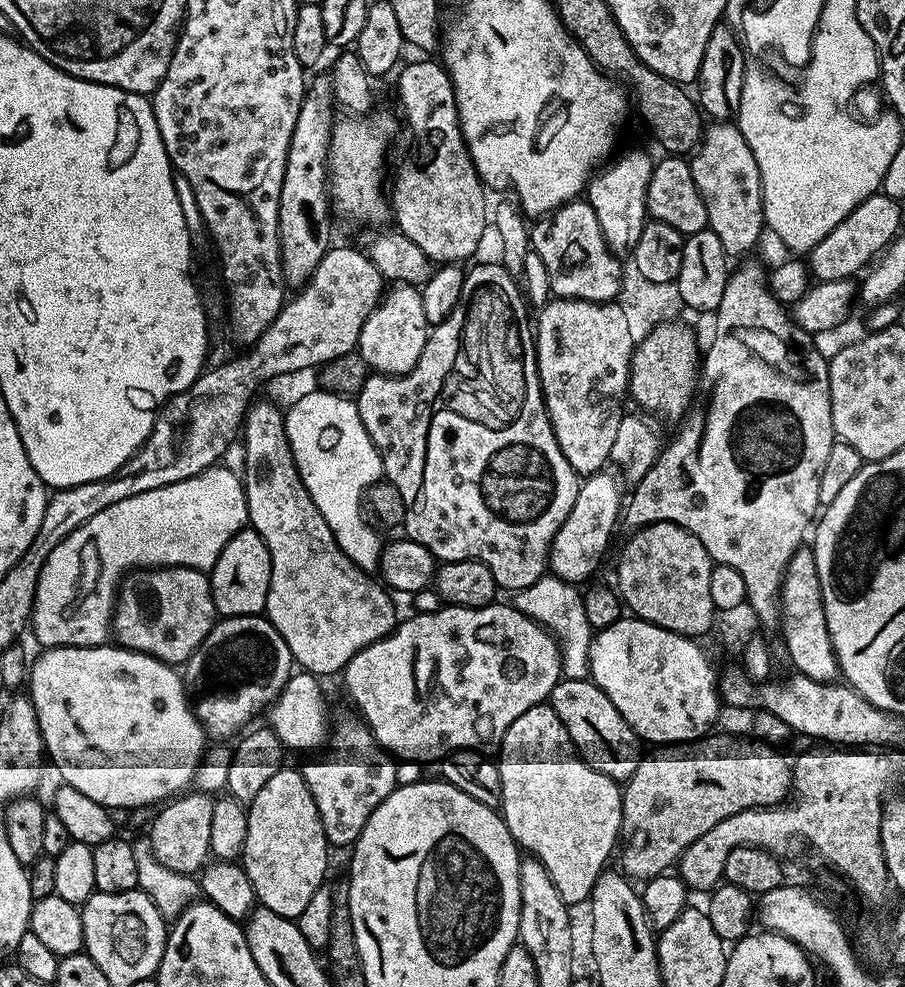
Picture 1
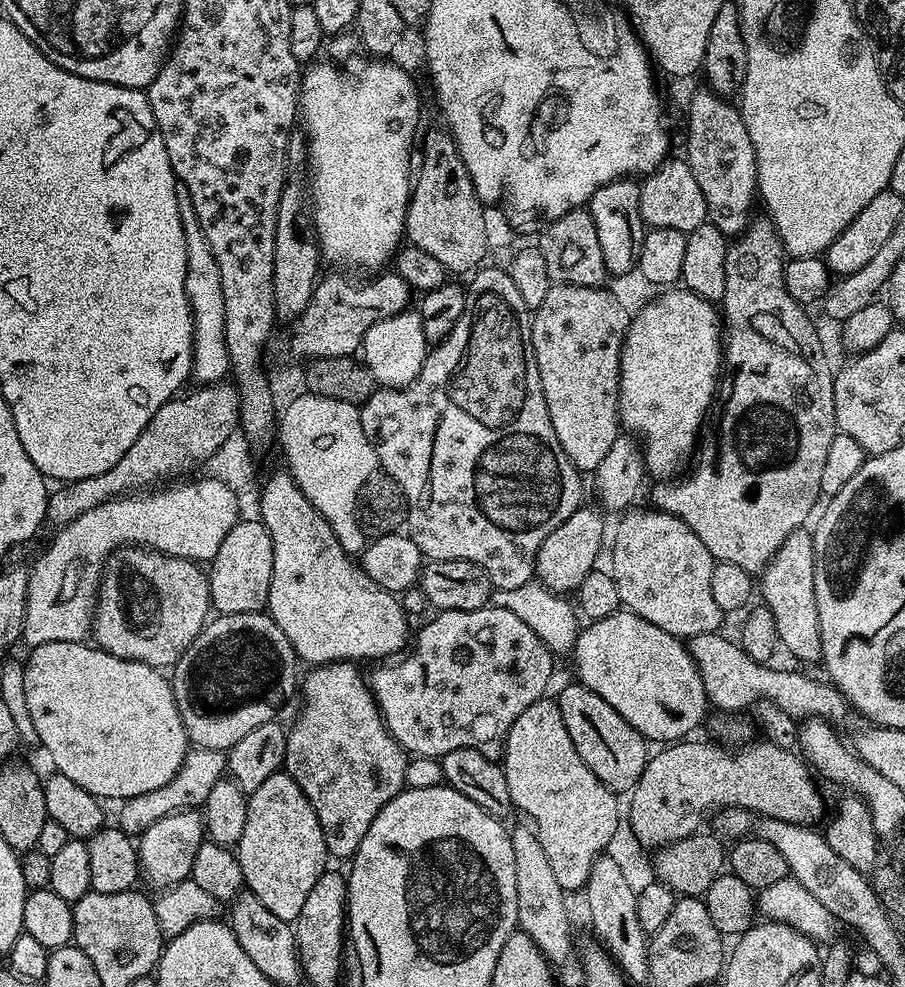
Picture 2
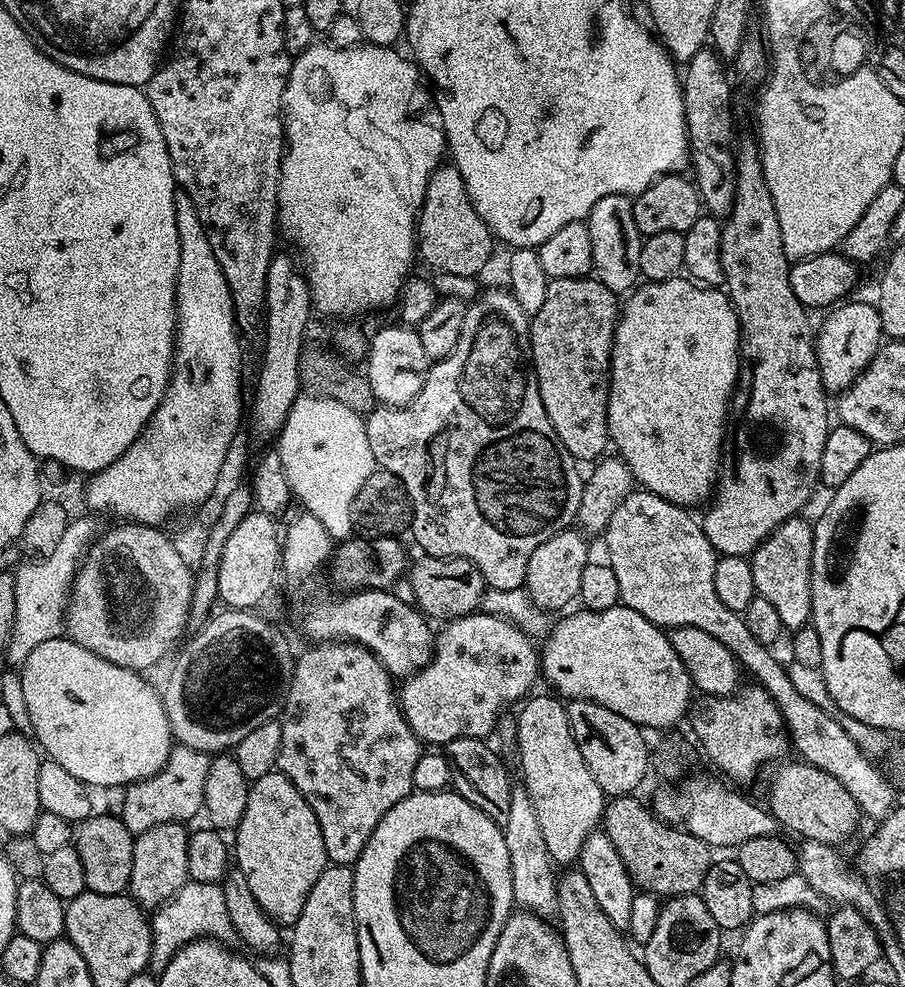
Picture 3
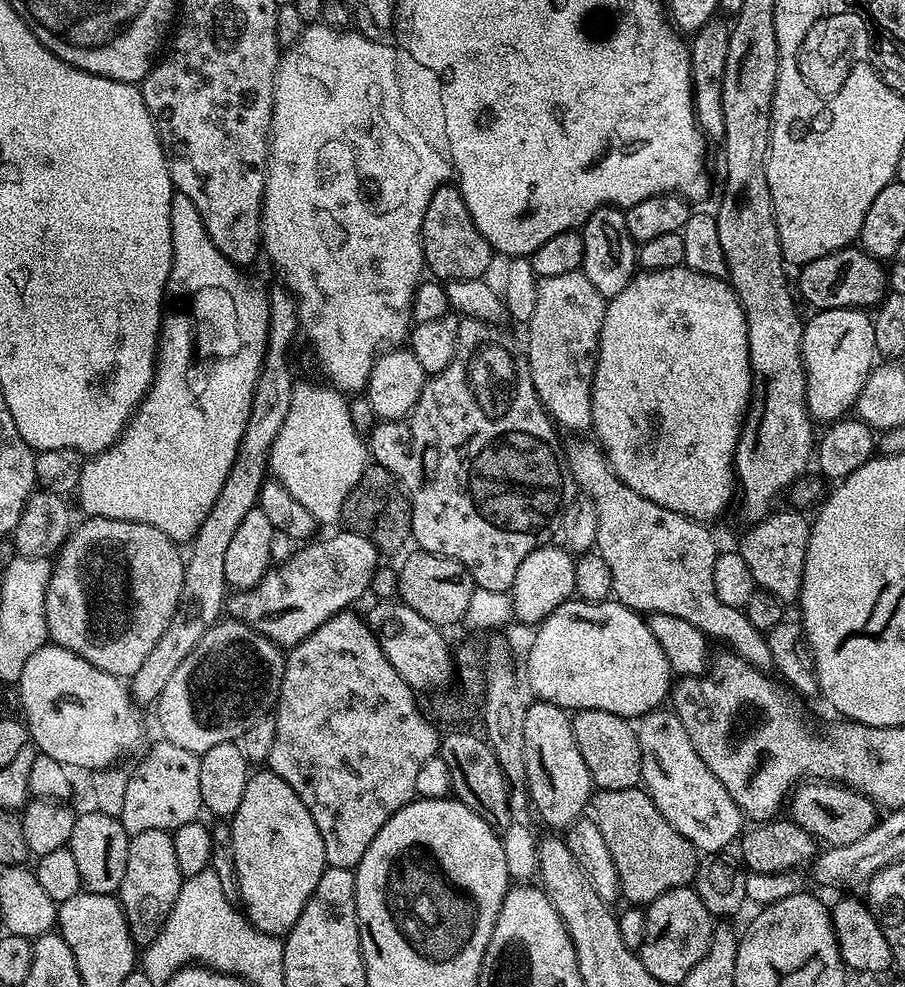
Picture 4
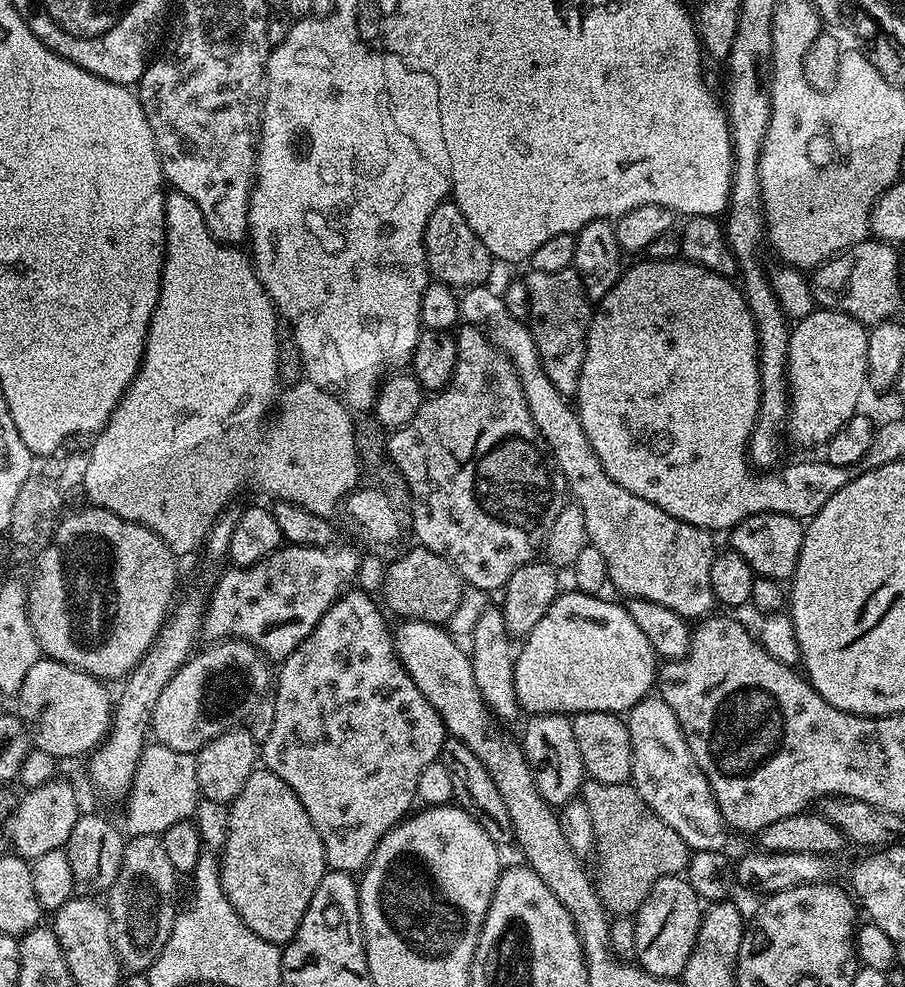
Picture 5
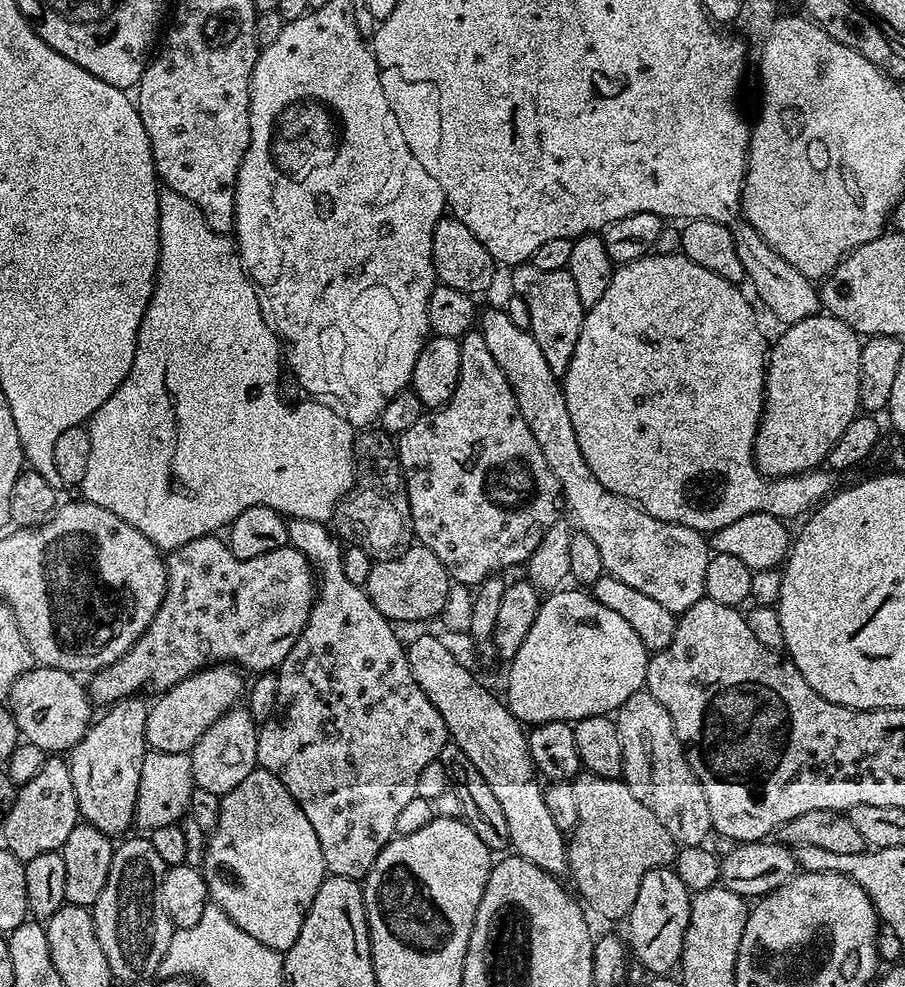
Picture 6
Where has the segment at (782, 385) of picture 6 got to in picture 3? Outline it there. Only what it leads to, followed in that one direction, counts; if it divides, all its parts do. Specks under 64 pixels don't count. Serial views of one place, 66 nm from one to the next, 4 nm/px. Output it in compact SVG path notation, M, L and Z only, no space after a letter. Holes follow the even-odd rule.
M856 300L853 304L844 302L835 310L829 311L824 325L819 325L815 333L816 357L822 374L825 389L832 394L843 393L866 370L866 366L880 349L884 331L875 303L863 304Z

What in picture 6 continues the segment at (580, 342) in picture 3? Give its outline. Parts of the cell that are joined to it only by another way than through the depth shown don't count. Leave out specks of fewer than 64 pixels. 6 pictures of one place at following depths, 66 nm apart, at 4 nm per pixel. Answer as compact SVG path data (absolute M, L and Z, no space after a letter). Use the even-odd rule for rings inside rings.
M531 262L515 265L512 272L512 289L515 295L526 302L530 313L531 326L529 332L541 347L546 362L556 375L563 375L573 356L574 346L577 345L578 334L581 333L581 324L584 321L586 306L578 297L574 278L570 277L567 269L562 271L541 270Z

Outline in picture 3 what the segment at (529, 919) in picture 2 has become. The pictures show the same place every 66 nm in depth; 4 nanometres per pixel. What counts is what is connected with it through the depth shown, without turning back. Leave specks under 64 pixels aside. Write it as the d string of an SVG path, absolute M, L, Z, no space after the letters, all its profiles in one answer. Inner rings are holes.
M523 782L512 785L510 794L510 818L502 825L506 838L506 850L510 850L510 878L514 886L514 901L523 911L532 912L535 916L555 917L558 913L558 868L552 859L550 850L546 850L546 837L542 835L542 826L538 826L538 814L534 810L534 802L530 802L530 794Z

